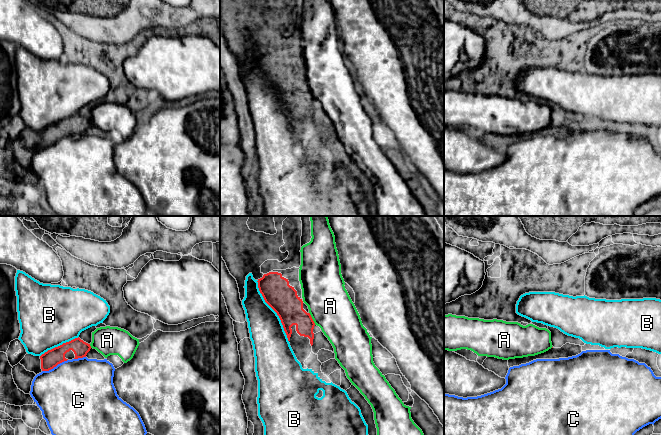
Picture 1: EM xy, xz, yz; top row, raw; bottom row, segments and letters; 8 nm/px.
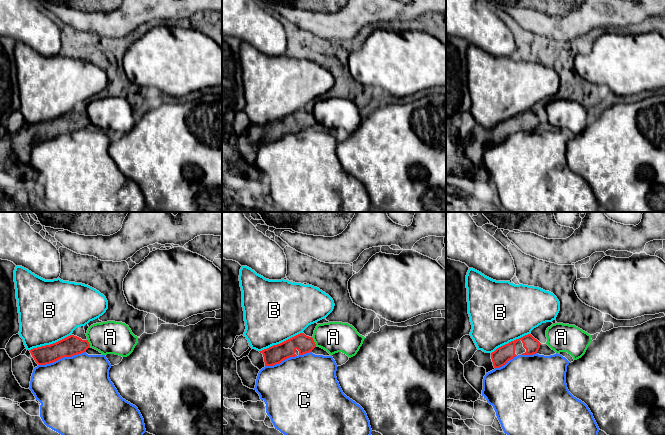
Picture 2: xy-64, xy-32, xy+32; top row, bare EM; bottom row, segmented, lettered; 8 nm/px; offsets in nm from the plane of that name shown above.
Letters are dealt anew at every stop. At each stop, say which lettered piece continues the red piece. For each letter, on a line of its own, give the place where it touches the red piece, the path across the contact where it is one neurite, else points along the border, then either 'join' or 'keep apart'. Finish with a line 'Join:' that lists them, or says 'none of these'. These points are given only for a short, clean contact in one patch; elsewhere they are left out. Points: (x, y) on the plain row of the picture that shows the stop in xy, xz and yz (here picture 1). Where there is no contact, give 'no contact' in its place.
A: xz (311, 94) | along xz (309, 88), (315, 100) | keep apart
B: xz (274, 86) | keep apart
C: xy (54, 142) | keep apart
Join: none of these

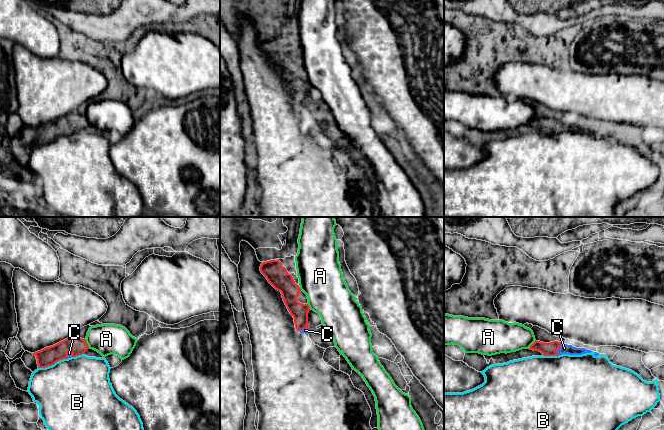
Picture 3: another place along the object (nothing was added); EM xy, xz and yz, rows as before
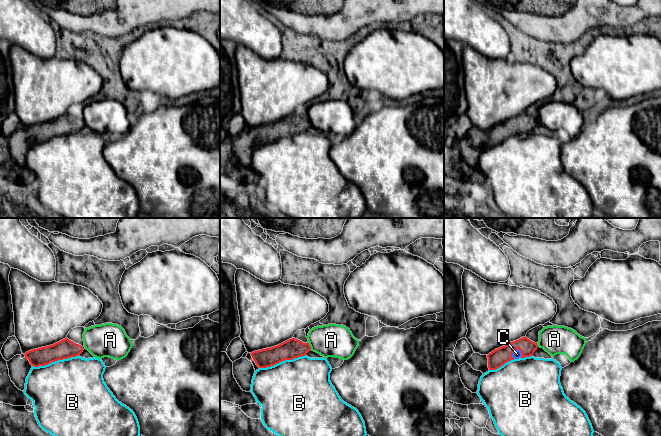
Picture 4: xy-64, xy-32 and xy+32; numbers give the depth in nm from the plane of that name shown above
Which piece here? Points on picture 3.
A: xy (86, 119) | along xy (84, 115), (89, 123) | keep apart
B: xy (53, 140) | keep apart
C: yz (558, 124) | across yz (547, 125), (558, 124), (564, 124) | join
Join: C

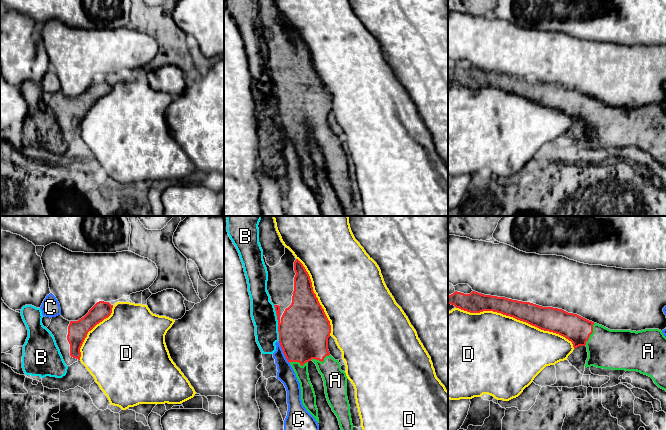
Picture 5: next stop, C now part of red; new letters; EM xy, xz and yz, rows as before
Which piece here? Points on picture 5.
A: yz (591, 109) | join
B: xz (278, 99) | keep apart
C: xz (283, 128) | along xz (278, 117), (289, 139) | keep apart
D: yz (517, 95) | keep apart
Join: A

